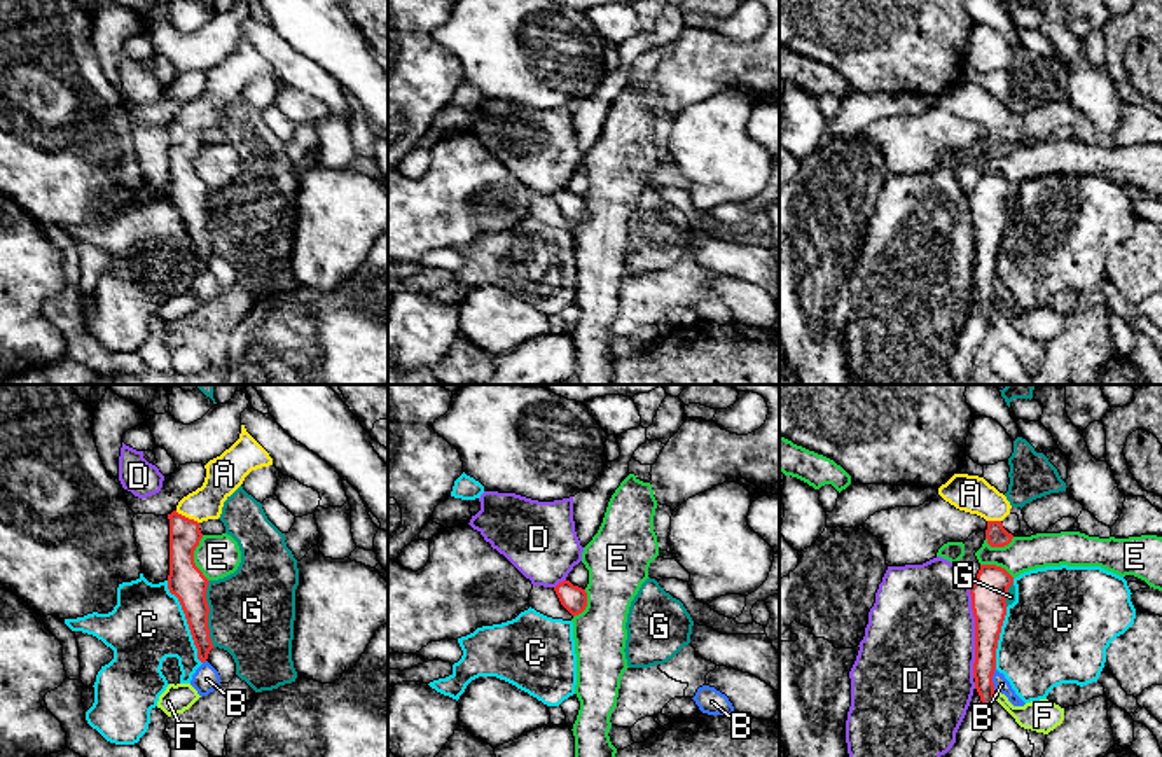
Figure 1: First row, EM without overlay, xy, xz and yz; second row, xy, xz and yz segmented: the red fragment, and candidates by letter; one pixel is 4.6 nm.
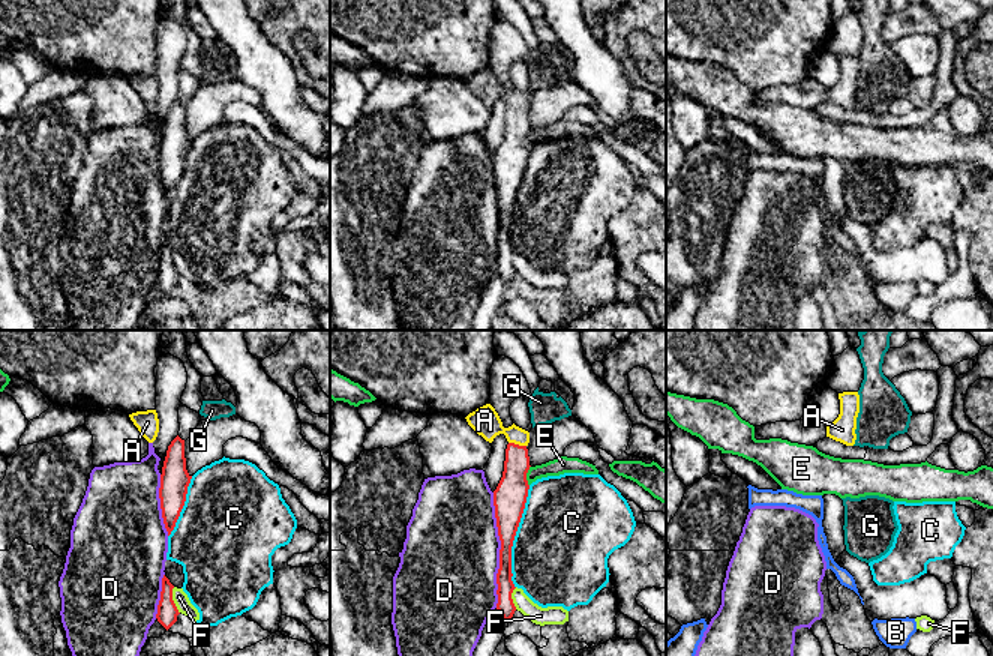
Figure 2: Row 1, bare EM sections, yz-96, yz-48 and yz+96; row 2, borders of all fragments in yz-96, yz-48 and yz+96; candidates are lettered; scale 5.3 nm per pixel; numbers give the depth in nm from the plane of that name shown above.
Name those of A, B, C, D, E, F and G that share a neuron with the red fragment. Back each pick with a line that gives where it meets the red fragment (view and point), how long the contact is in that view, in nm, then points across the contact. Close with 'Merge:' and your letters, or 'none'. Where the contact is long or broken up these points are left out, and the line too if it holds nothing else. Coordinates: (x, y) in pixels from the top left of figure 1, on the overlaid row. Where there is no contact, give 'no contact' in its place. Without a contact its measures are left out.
A: contact xy (187, 518); length 130 nm; way xy (184, 534), (187, 518), (215, 490), (222, 478)
Merge: A

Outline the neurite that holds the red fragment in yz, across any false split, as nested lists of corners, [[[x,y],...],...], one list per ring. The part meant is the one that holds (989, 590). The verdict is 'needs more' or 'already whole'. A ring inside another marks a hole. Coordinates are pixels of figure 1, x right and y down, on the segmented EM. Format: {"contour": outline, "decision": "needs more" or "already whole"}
{"contour": [[[980,565],[977,579],[970,586],[972,610],[975,617],[975,689],[982,705],[991,710],[994,703],[993,675],[996,670],[996,649],[1006,615],[1006,593],[1013,577],[1001,566]]], "decision": "already whole"}

